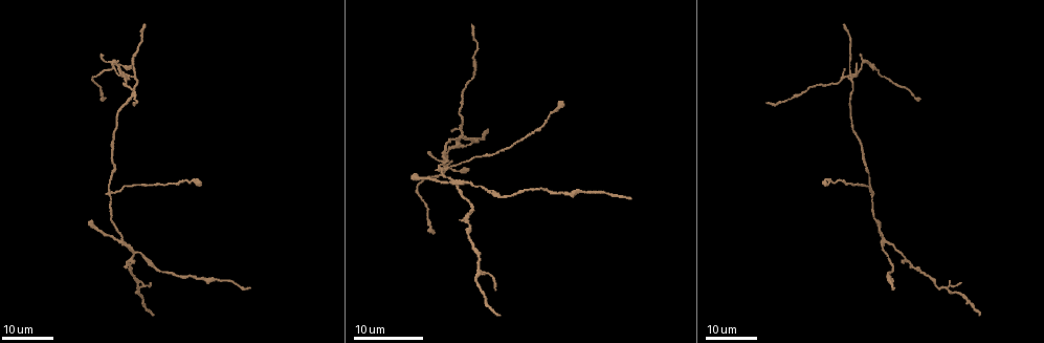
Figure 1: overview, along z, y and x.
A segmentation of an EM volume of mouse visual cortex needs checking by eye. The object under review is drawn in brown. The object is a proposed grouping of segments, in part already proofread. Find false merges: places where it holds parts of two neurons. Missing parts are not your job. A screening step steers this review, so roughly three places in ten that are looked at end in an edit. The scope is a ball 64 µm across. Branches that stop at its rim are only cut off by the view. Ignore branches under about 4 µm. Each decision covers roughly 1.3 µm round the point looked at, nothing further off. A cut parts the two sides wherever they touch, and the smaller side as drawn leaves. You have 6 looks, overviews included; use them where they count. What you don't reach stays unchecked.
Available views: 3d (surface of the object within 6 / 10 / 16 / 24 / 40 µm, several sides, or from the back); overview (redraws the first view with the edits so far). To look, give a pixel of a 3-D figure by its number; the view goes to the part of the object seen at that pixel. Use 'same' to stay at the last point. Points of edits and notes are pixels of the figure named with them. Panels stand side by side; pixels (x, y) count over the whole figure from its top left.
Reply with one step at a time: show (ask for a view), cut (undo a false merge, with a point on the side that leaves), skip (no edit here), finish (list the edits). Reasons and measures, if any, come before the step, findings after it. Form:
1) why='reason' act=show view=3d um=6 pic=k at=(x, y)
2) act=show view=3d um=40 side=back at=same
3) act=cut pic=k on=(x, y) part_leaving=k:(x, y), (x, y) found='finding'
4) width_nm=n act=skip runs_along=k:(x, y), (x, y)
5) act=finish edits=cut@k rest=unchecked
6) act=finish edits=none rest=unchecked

why='four or more arms meet' act=show view=3d um=24 pic=1 at=(459, 185)

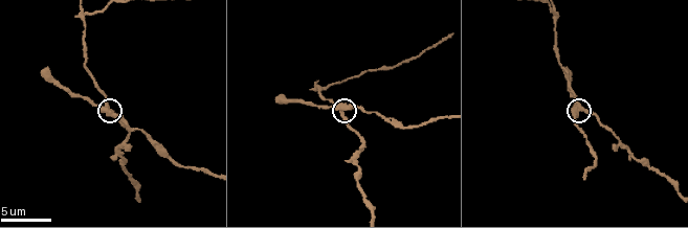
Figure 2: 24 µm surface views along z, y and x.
act=show view=3d um=6 pic=2 at=(580, 111)

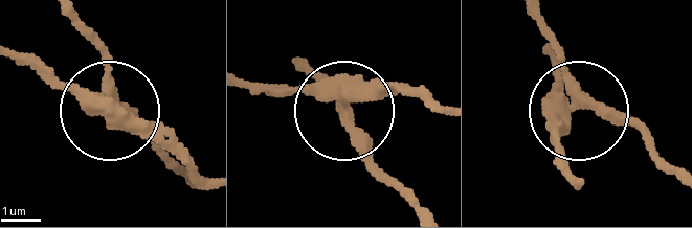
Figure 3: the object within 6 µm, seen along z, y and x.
act=cut pic=3 on=(57, 78) part_leaving=3:(570, 111), (560, 151), (577, 177) found='a second neuron is stuck on'

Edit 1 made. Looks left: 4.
why='four-way junction' act=show view=3d um=10 pic=2 at=(557, 12)

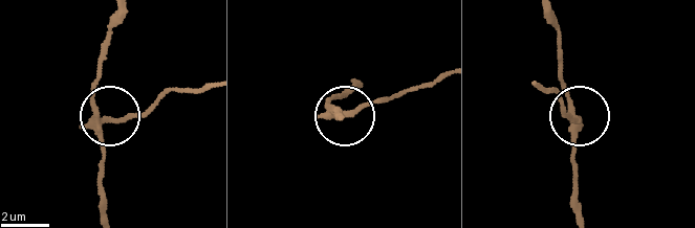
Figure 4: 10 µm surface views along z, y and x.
arms=4 act=cut pic=4 on=(128, 119) part_leaving=4:(99, 120), (132, 116), (174, 90), (204, 88) found='a second neuron is stuck on'

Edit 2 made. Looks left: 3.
act=show view=overview

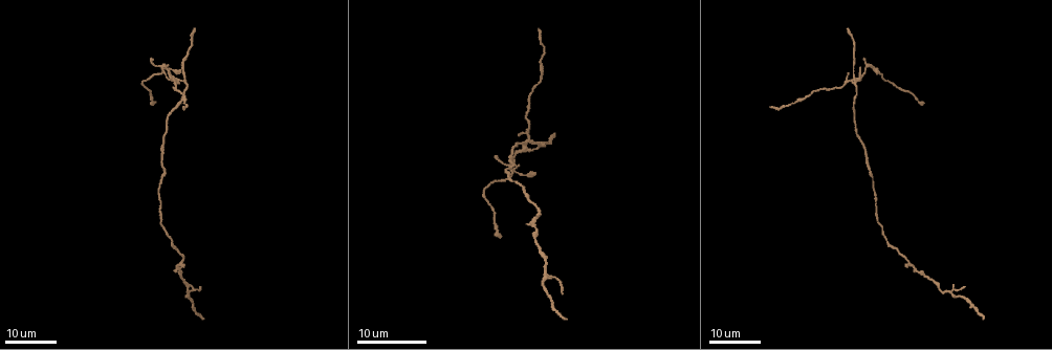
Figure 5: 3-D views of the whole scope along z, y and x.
why='narrows sharply' act=show view=3d um=16 pic=5 at=(854, 104)

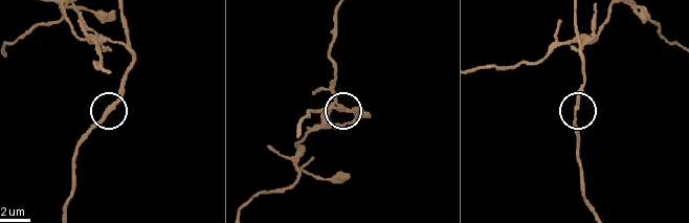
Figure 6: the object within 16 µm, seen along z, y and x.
act=show view=3d um=10 pic=6 at=(576, 115)

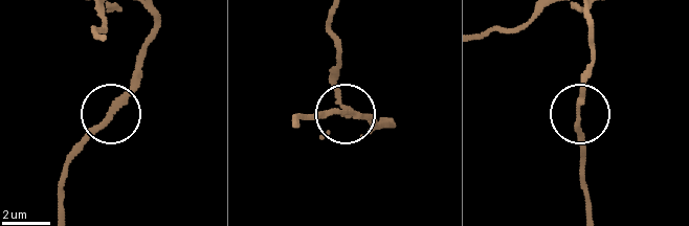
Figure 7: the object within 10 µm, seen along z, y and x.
width_nm=200 act=skip found='one neuron here'

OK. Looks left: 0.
act=finish edits=cut@3,cut@4 rest=unchecked

